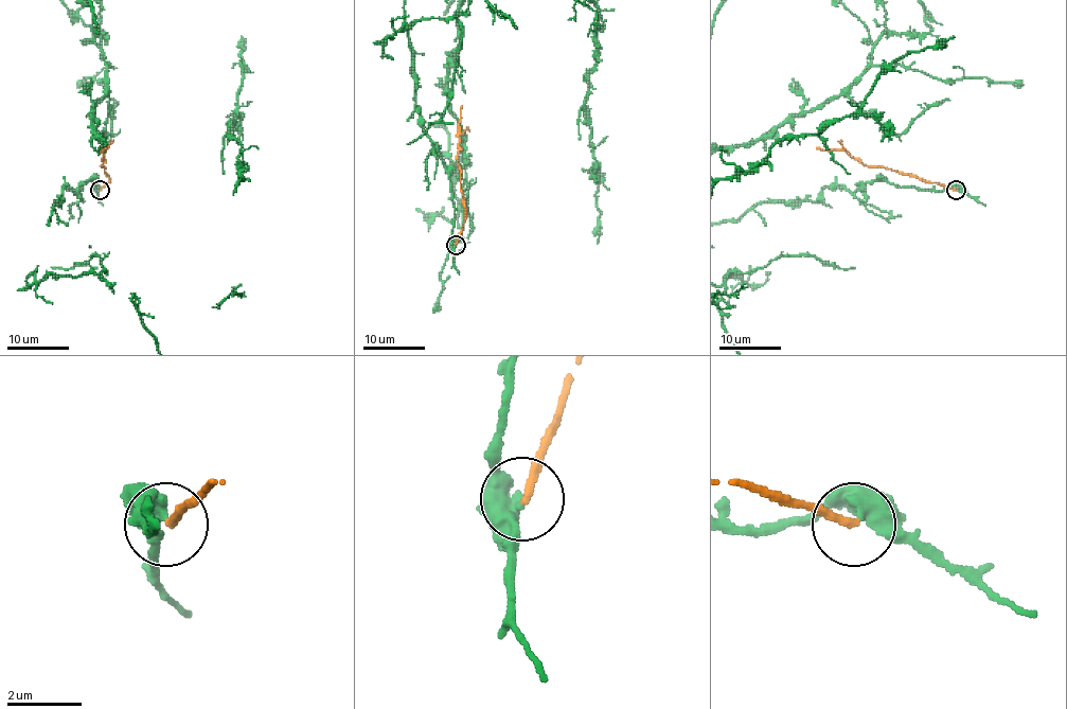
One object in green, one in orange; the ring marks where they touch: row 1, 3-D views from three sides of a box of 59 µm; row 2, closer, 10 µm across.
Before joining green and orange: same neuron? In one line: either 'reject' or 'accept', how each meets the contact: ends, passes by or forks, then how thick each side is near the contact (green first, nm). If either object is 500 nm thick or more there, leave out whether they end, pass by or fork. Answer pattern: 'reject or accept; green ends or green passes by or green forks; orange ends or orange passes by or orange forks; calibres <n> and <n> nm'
reject; green passes by; orange ends; calibres 400 and 220 nm

